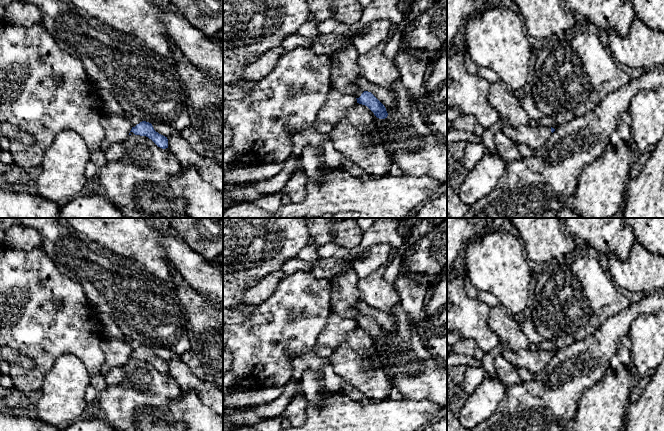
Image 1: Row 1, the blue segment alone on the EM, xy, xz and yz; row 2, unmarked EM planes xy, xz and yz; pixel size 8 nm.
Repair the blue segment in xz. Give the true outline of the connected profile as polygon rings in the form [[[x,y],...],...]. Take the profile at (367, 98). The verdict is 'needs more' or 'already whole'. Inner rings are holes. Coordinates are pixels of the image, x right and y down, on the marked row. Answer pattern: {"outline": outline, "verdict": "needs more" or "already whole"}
{"outline": [[[345,45],[329,56],[332,87],[343,94],[355,96],[357,103],[367,106],[377,118],[385,119],[388,116],[385,106],[357,84],[357,80],[362,78],[357,62],[359,55],[354,45]]], "verdict": "needs more"}

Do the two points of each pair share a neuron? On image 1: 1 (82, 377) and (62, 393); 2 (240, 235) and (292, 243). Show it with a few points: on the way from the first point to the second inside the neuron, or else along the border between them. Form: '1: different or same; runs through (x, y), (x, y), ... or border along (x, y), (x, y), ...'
1: same; runs through (77, 379), (67, 388)
2: same; runs through (253, 235), (279, 236)

